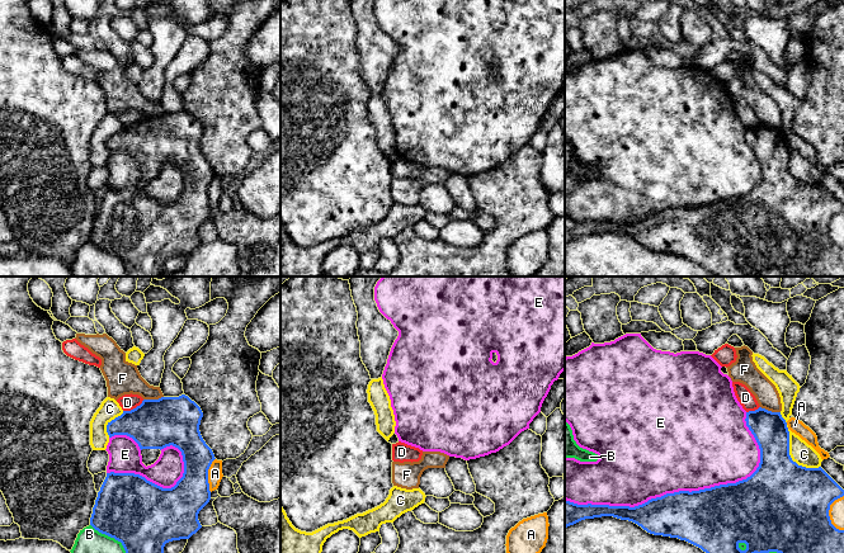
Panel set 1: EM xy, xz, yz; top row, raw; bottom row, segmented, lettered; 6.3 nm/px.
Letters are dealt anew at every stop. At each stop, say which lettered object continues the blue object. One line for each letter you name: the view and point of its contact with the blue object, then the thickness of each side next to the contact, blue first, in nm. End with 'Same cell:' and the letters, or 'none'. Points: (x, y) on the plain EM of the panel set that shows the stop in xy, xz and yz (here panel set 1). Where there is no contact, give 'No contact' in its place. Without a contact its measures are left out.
Same cell: none

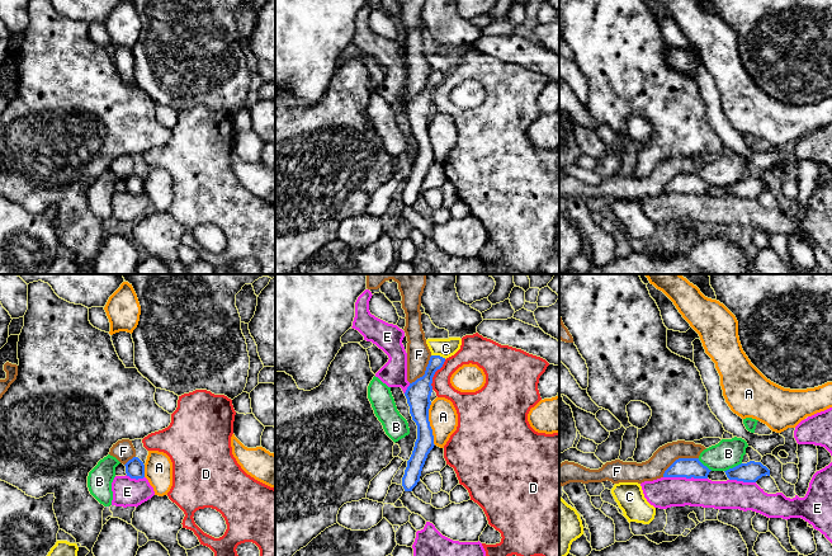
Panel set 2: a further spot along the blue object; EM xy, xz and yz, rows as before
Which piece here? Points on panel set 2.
Same cell: none

